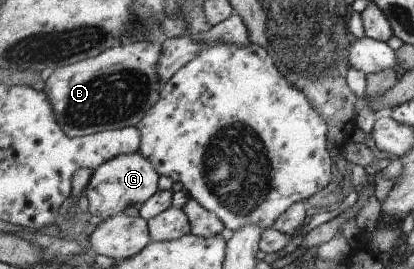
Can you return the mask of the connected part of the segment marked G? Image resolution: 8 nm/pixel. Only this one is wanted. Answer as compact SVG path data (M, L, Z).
M142 153L118 155L115 159L104 163L98 170L93 171L89 184L84 189L86 203L93 215L108 220L116 215L121 215L130 206L141 209L148 199L152 199L160 190L161 176L154 165L144 158Z

